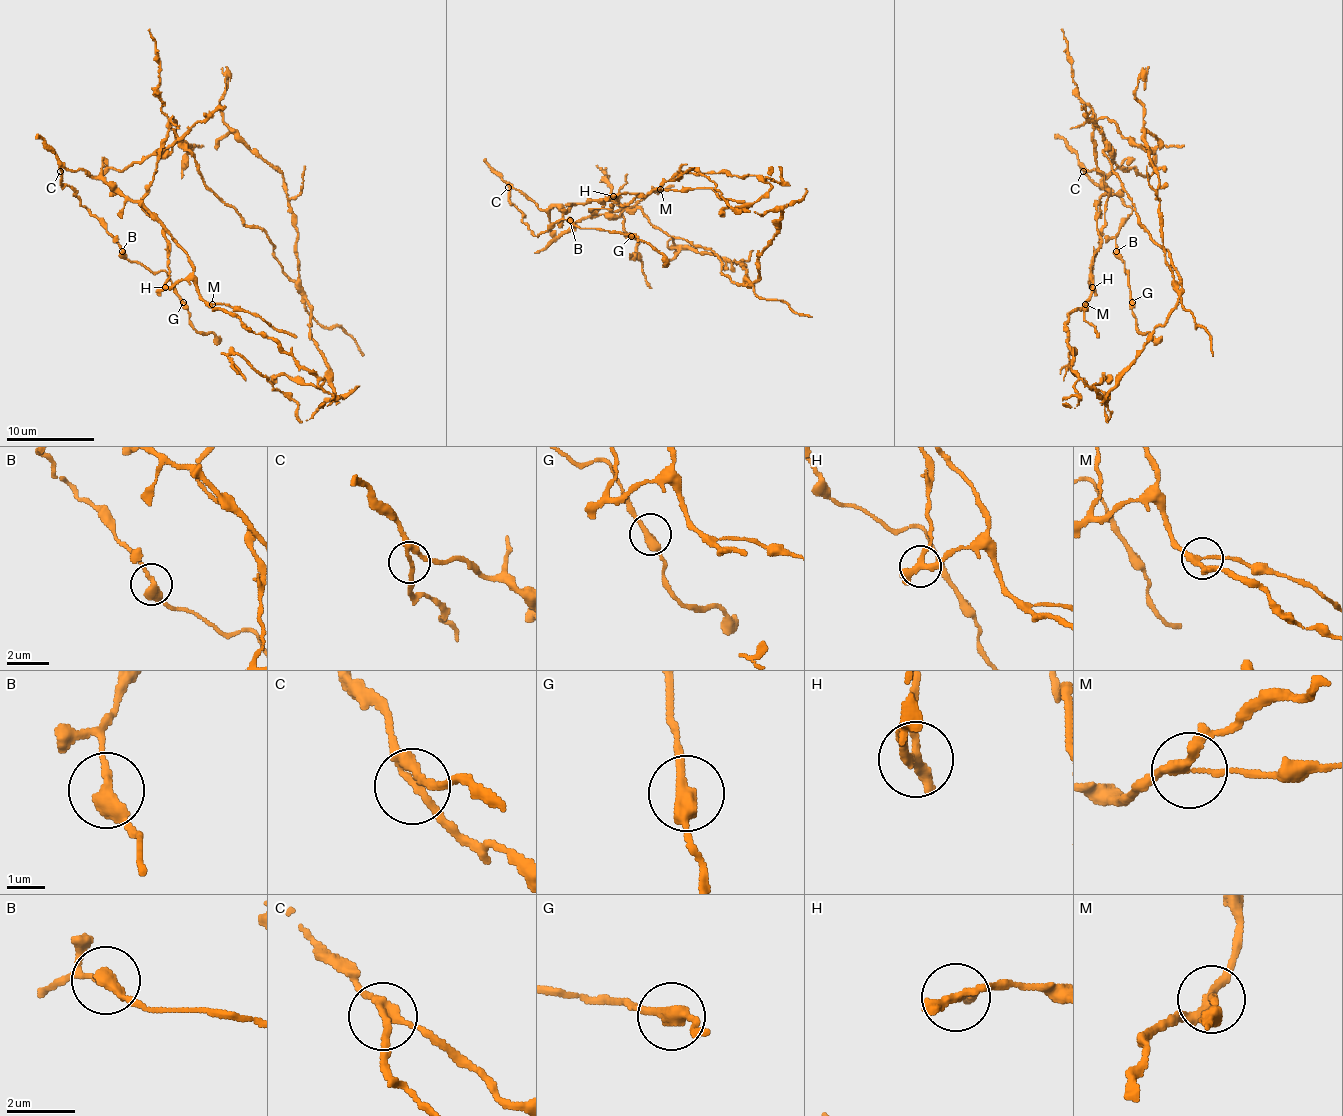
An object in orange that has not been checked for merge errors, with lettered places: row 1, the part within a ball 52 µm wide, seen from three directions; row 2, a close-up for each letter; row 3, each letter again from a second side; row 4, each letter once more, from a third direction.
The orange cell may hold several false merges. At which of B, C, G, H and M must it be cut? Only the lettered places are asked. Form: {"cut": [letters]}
{"cut": ["H", "M"]}

